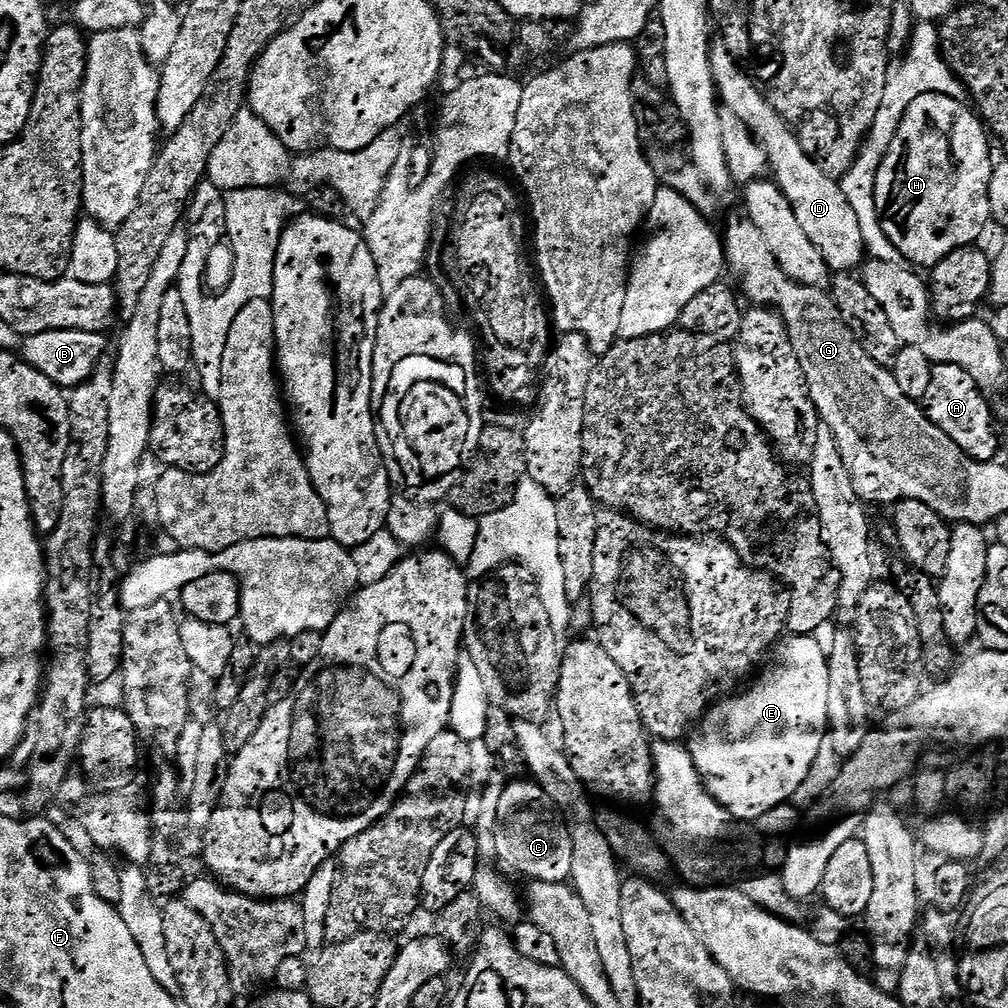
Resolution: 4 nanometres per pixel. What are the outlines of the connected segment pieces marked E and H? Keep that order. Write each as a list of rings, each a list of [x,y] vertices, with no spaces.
[[[789,635],[779,645],[779,652],[780,661],[773,668],[765,667],[751,681],[752,688],[745,687],[733,695],[725,696],[723,700],[717,700],[704,713],[704,719],[699,721],[698,727],[691,733],[692,741],[690,736],[686,744],[688,752],[694,758],[698,774],[704,779],[706,790],[736,822],[758,822],[770,810],[774,810],[780,804],[789,803],[798,786],[805,782],[814,760],[826,744],[826,733],[829,731],[828,656],[822,654],[822,649],[813,635]]]
[[[922,94],[918,98],[914,98],[914,102],[910,102],[910,110],[906,110],[906,114],[894,134],[894,142],[890,142],[890,150],[885,154],[884,161],[880,164],[876,175],[876,209],[882,222],[882,230],[886,234],[886,238],[890,238],[890,242],[894,242],[894,246],[904,255],[904,259],[909,265],[921,264],[924,270],[931,270],[938,262],[942,262],[942,258],[946,258],[946,254],[959,248],[975,245],[979,241],[976,239],[983,234],[984,227],[989,227],[992,215],[990,214],[988,195],[990,194],[990,174],[994,155],[992,156],[991,150],[988,149],[988,140],[990,141],[990,136],[985,125],[967,103],[942,94]]]

